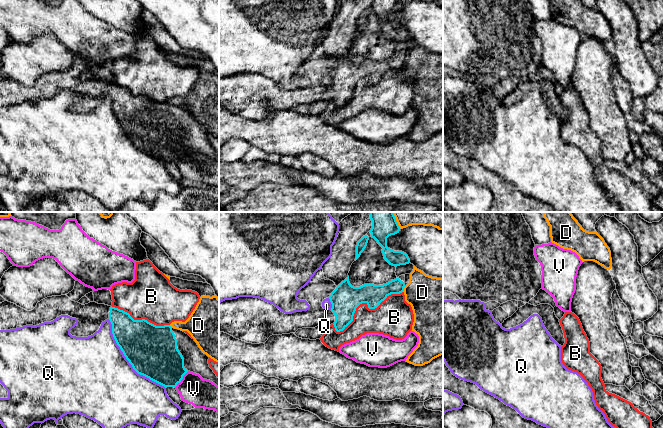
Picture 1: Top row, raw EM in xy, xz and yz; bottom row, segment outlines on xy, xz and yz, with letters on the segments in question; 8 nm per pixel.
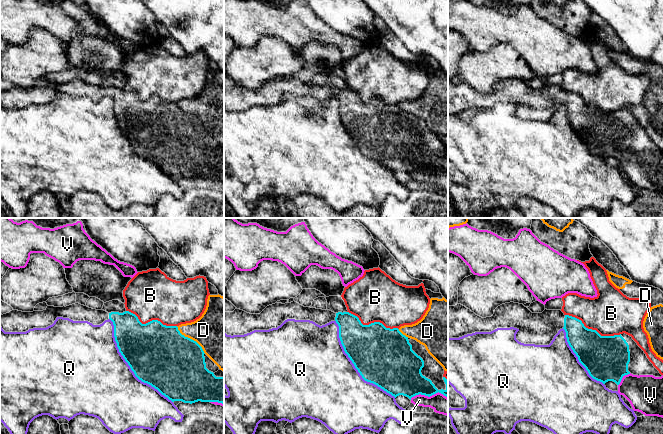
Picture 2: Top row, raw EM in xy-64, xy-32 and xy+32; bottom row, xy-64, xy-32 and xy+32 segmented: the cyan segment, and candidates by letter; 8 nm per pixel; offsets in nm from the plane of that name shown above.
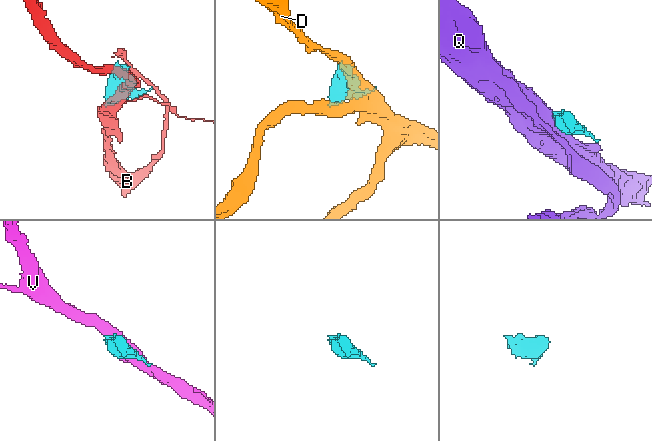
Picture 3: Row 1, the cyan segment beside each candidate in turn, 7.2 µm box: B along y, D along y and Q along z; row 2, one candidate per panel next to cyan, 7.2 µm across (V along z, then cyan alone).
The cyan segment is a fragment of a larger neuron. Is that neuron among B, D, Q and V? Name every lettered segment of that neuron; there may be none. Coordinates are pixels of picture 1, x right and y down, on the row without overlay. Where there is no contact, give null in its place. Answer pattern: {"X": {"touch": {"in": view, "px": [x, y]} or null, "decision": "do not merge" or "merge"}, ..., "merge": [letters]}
{"B": {"touch": {"in": "xz", "px": [364, 78]}, "decision": "do not merge"}, "D": {"touch": {"in": "xz", "px": [403, 65]}, "decision": "do not merge"}, "Q": {"touch": {"in": "xy", "px": [127, 135]}, "decision": "do not merge"}, "V": {"touch": {"in": "xy", "px": [182, 154]}, "decision": "do not merge"}, "merge": []}

